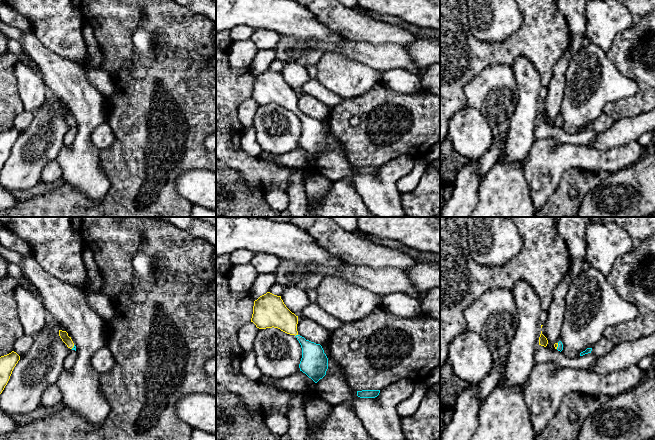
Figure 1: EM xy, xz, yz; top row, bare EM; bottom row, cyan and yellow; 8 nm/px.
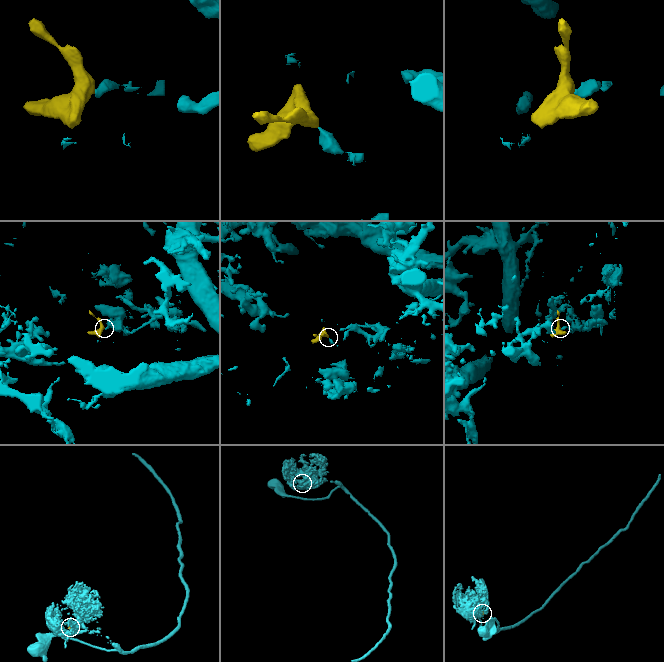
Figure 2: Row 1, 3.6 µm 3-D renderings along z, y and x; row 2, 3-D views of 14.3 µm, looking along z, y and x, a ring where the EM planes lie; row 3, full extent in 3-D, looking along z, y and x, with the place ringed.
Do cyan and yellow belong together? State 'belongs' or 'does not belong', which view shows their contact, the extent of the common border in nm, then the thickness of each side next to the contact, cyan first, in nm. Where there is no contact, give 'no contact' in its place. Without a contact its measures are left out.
belongs; meets cyan in xz; contact 30 nm long; 200 nm thick on the cyan side, 220 nm on the other

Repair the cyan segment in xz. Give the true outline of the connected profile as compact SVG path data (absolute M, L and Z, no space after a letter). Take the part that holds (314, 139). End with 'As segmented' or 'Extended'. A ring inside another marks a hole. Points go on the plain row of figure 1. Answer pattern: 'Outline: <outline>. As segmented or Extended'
Outline: M267 68L255 76L251 98L259 105L274 103L287 110L294 111L302 124L300 147L315 159L326 151L328 134L322 122L306 116L298 110L298 92L286 83L281 72Z. Extended

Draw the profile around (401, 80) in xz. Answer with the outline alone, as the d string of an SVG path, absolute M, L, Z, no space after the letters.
M393 69L383 72L382 82L393 90L403 94L417 94L423 90L421 76L405 69Z

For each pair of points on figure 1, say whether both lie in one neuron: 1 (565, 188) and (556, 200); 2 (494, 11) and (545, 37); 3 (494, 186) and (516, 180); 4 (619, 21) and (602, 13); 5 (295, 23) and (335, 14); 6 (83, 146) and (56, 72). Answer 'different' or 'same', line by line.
1: same
2: different
3: same
4: same
5: different
6: same

